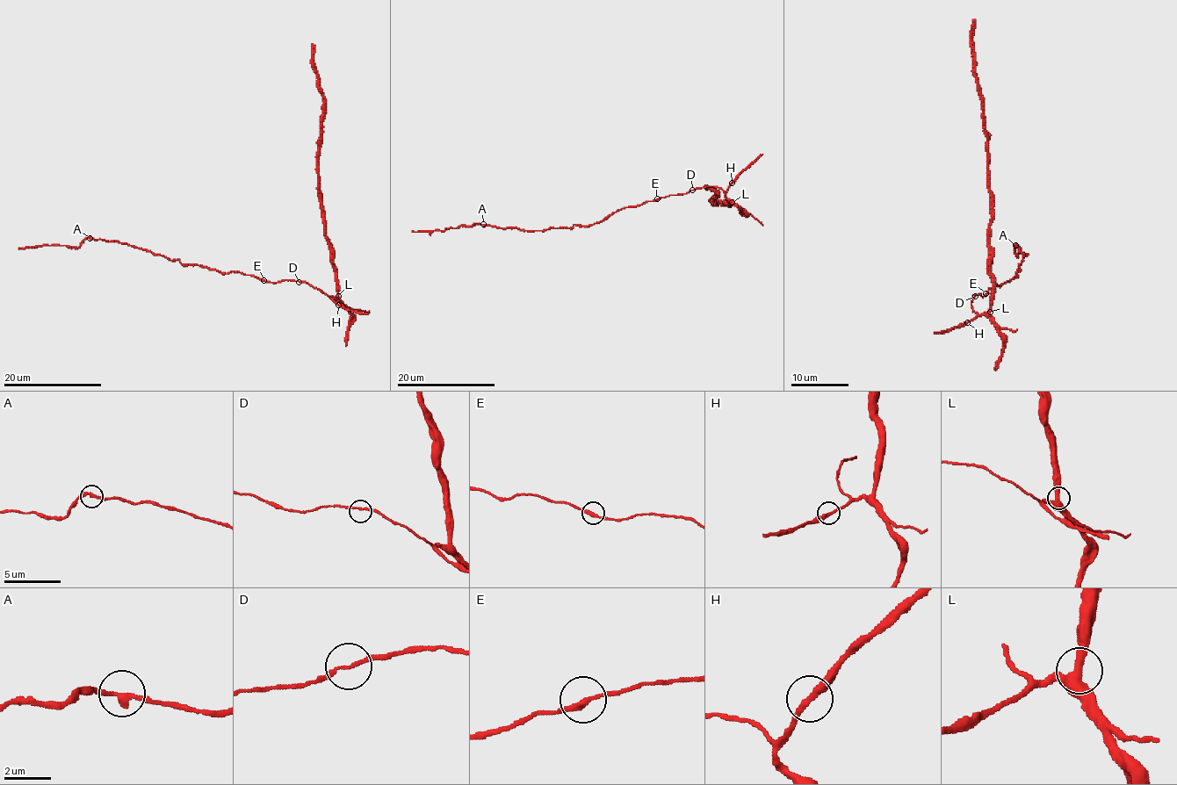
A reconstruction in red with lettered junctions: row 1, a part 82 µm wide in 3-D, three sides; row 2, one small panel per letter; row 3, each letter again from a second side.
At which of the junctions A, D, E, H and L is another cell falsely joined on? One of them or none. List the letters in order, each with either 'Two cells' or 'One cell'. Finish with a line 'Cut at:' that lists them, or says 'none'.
A: One cell
D: One cell
E: One cell
H: One cell
L: One cell
Cut at: none

